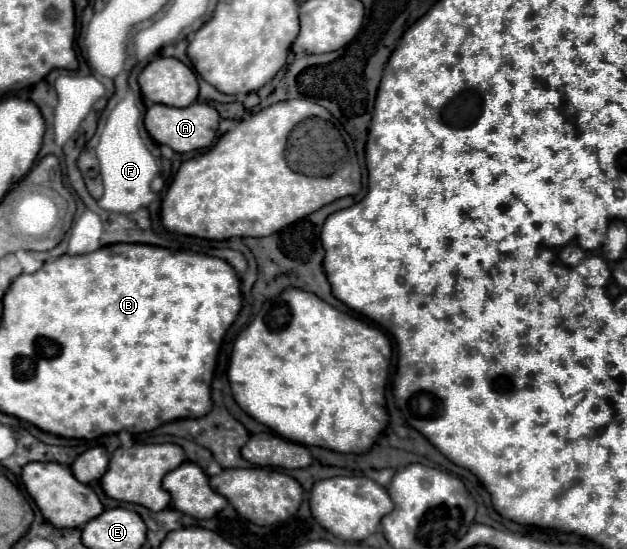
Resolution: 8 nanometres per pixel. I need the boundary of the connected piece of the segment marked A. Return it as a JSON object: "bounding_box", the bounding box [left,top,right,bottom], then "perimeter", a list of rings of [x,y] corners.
{"bounding_box":[144,102,220,154],"perimeter":[[[194,102],[186,108],[172,108],[172,106],[162,106],[162,104],[152,104],[146,110],[146,116],[144,116],[144,126],[146,126],[148,134],[152,136],[152,140],[156,140],[158,144],[166,144],[174,152],[180,152],[180,154],[208,148],[216,138],[218,122],[220,122],[218,112],[212,106],[202,104],[202,102]]]}

